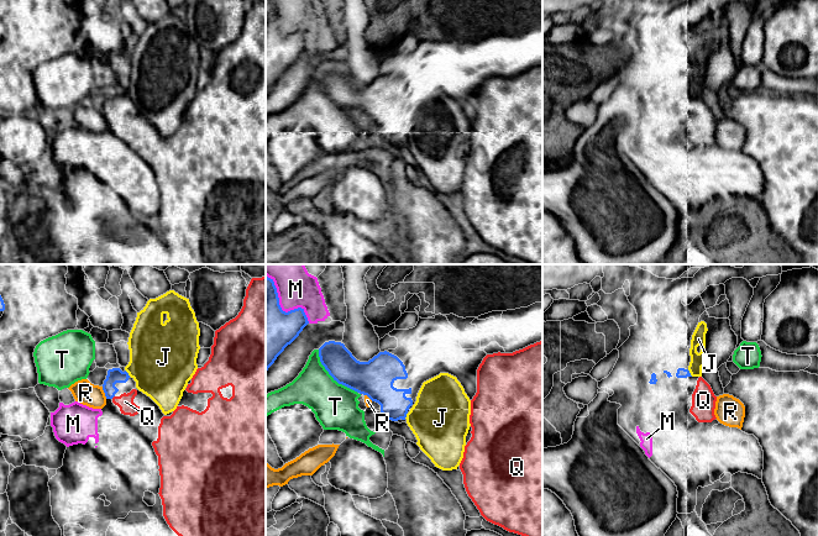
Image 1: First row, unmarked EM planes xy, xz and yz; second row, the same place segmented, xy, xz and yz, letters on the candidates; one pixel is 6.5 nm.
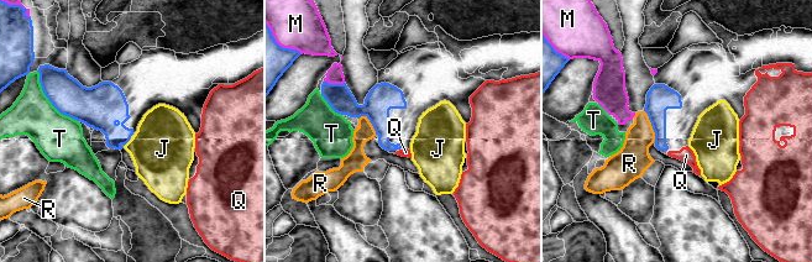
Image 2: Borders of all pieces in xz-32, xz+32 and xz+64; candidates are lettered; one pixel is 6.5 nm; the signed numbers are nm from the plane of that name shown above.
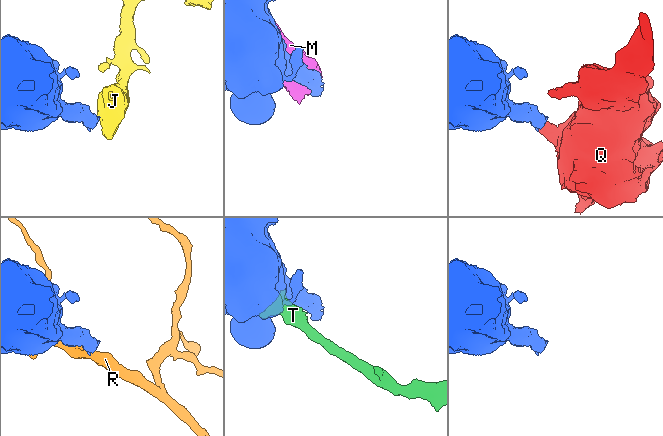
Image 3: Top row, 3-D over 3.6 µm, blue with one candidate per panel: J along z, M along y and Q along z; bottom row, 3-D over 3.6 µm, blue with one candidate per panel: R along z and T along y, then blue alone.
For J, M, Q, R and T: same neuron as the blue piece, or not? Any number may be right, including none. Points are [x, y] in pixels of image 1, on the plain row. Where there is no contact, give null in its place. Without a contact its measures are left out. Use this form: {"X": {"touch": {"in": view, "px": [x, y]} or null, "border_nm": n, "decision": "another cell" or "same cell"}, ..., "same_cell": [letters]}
{"J": {"touch": {"in": "yz", "px": [690, 96]}, "border_nm": 60, "decision": "another cell"}, "M": {"touch": {"in": "xz", "px": [281, 32]}, "border_nm": 400, "decision": "another cell"}, "Q": {"touch": {"in": "xy", "px": [113, 120]}, "border_nm": 30, "decision": "same cell"}, "R": {"touch": {"in": "xy", "px": [104, 115]}, "border_nm": 90, "decision": "another cell"}, "T": {"touch": {"in": "xz", "px": [331, 99]}, "border_nm": 380, "decision": "another cell"}, "same_cell": ["Q"]}

